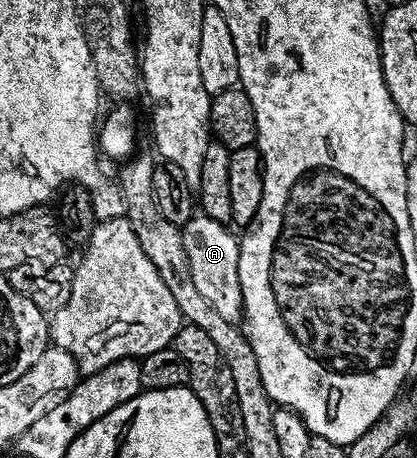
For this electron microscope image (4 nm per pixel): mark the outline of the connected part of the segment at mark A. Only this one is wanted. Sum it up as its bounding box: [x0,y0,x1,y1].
[181,214,243,325]

